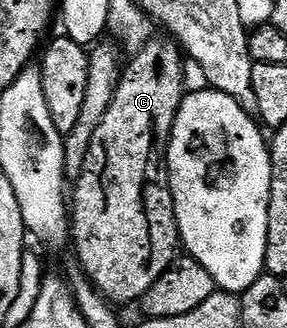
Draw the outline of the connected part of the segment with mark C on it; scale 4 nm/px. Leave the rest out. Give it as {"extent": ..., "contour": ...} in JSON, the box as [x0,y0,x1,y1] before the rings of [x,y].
{"extent":[73,37,185,304],"contour":[[[152,37],[146,46],[134,51],[135,58],[126,63],[121,76],[121,84],[117,88],[117,96],[113,96],[113,104],[109,104],[109,112],[105,112],[105,120],[101,120],[97,132],[93,132],[93,140],[89,144],[89,156],[85,156],[85,168],[81,176],[73,183],[73,246],[75,242],[75,254],[79,257],[79,264],[83,268],[82,273],[88,278],[92,286],[112,304],[119,302],[138,303],[153,288],[153,280],[165,272],[177,257],[180,249],[179,225],[175,219],[175,201],[171,195],[171,176],[167,173],[167,145],[171,142],[171,126],[175,123],[175,117],[179,111],[179,105],[184,100],[185,89],[183,90],[183,62],[185,54],[174,41],[166,37]]]}

